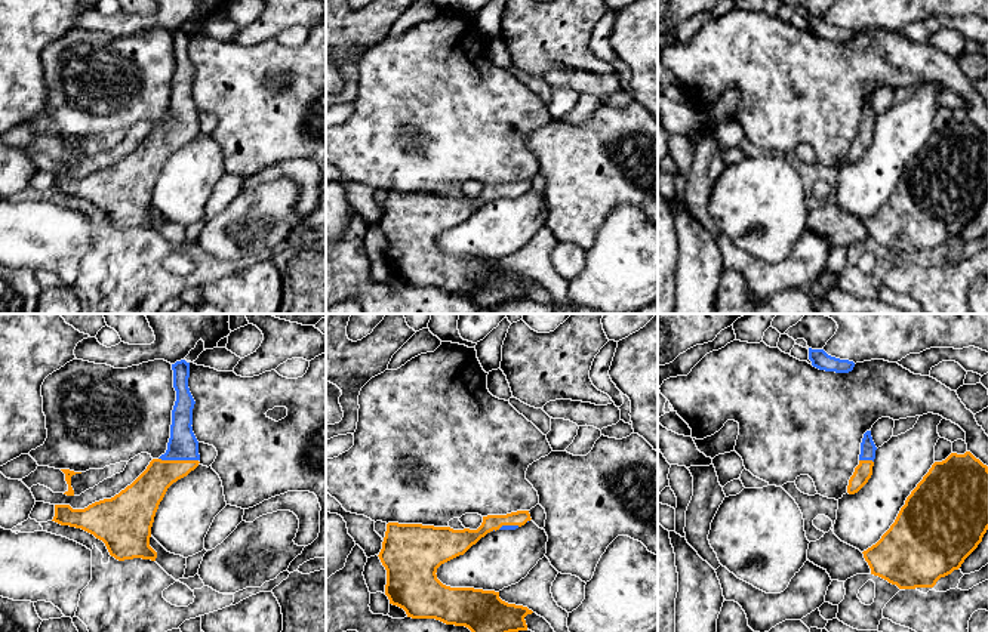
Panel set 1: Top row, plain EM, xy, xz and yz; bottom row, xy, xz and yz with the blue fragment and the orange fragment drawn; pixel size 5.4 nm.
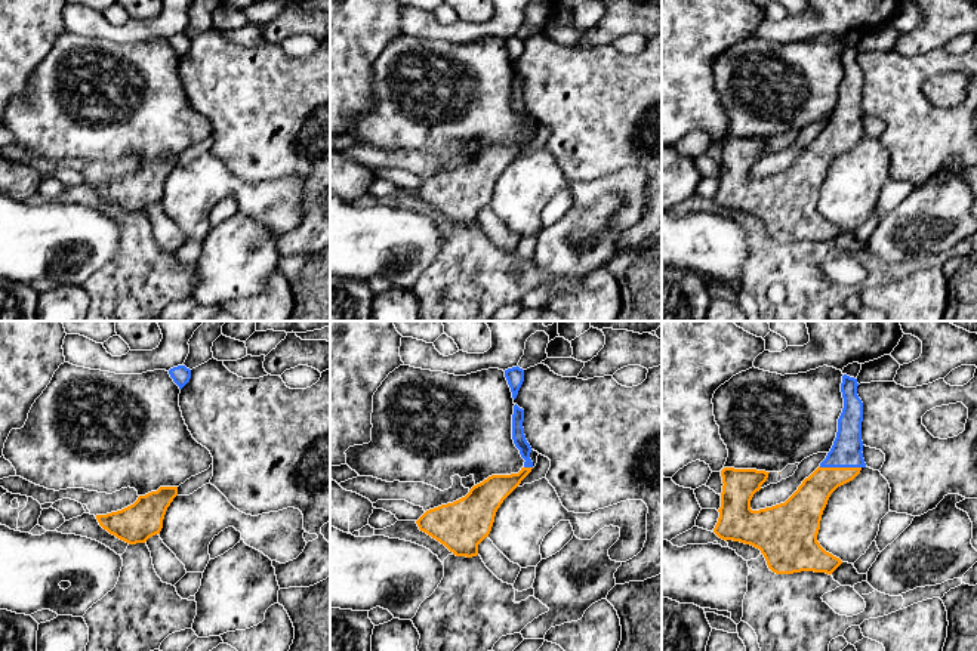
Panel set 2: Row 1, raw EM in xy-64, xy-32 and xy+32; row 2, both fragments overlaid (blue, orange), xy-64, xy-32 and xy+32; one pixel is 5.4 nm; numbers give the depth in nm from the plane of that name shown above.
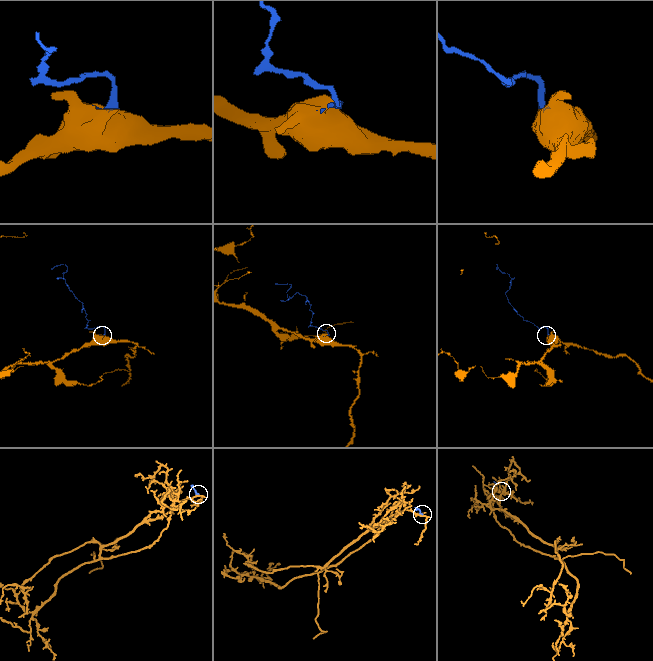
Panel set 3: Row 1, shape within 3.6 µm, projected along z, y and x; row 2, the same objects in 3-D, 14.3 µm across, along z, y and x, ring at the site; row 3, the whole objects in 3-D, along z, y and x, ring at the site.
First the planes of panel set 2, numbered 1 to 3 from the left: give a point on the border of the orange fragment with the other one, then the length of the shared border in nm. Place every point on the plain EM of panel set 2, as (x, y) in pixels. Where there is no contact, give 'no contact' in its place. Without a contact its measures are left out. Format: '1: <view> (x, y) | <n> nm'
1: no contact
2: xy-32 (529, 135) | 50 nm
3: xy+32 (840, 135) | 240 nm

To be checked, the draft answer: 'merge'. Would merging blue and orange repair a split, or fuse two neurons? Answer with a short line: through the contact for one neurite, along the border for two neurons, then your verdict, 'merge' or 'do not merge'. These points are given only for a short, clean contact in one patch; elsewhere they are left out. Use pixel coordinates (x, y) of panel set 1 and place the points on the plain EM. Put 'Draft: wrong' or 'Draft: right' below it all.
merge
Draft: right

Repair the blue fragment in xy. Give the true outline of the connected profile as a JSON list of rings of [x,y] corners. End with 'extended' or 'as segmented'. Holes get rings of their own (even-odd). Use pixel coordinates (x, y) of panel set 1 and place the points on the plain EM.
[[[190,31],[172,33],[176,70],[172,78],[167,118],[124,158],[84,178],[55,173],[52,189],[81,197],[102,209],[119,229],[142,226],[156,229],[150,215],[151,195],[167,157],[198,135],[198,110],[193,101],[194,67],[188,56]]]; extended

